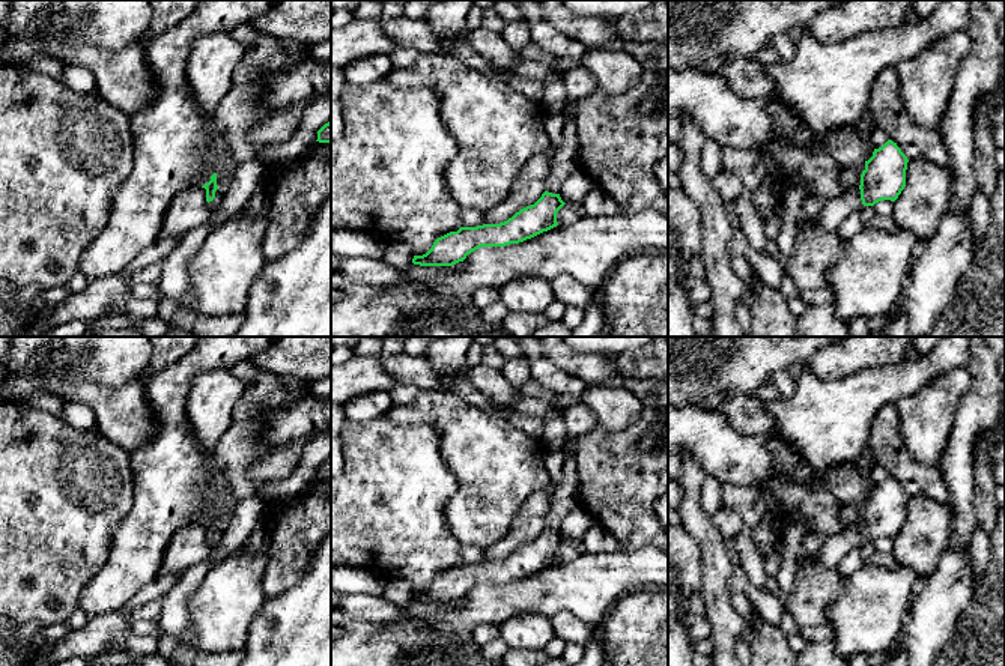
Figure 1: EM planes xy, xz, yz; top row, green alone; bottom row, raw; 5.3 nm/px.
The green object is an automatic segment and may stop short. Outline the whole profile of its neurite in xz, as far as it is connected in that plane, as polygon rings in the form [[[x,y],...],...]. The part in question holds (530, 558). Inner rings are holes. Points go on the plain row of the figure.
[[[567,436],[563,443],[566,454],[563,481],[551,489],[551,504],[545,517],[545,529],[531,543],[516,549],[499,561],[460,564],[438,574],[423,592],[414,592],[412,600],[420,603],[453,603],[481,583],[506,583],[531,576],[558,562],[557,549],[566,541],[561,534],[561,520],[579,504],[579,478],[575,450],[578,437]]]

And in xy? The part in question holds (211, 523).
[[[217,510],[211,513],[211,517],[205,520],[202,525],[206,526],[206,538],[208,544],[214,547],[218,540],[223,537],[223,526],[217,523]]]

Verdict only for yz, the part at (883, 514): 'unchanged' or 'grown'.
grown

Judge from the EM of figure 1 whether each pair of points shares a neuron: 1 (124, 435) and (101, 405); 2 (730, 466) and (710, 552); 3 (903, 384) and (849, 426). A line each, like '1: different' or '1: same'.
1: same
2: different
3: same

